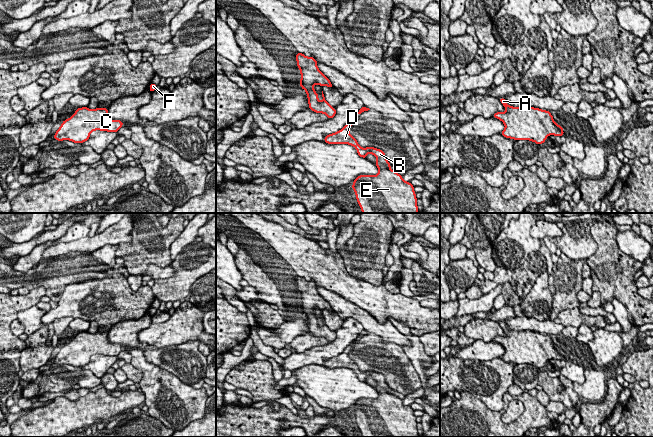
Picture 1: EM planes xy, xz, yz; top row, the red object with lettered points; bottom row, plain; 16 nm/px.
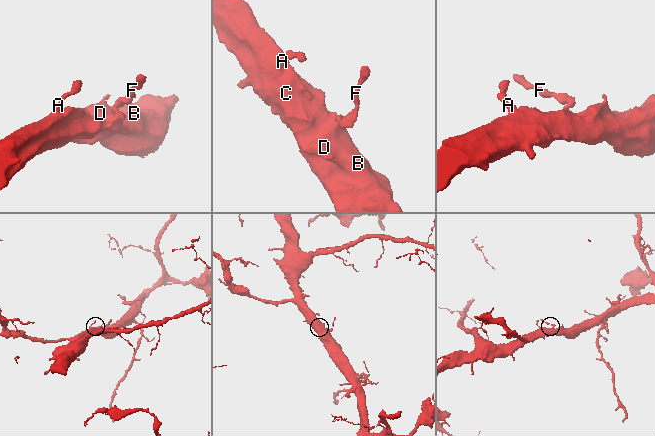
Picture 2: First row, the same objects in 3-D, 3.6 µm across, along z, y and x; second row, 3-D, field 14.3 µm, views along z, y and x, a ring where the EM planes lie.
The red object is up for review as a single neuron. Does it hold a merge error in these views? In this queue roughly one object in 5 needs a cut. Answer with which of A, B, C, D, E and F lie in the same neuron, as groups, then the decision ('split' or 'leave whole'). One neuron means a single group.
A B C D E F | leave whole

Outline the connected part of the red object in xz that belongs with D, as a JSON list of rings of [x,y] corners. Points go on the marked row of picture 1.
[[[350,120],[338,132],[325,136],[324,142],[328,144],[348,144],[354,146],[358,155],[362,158],[367,158],[368,153],[377,158],[377,162],[374,164],[377,166],[379,173],[377,175],[360,175],[354,180],[352,185],[362,213],[418,213],[414,186],[410,182],[404,181],[402,175],[389,168],[392,165],[388,162],[384,151],[374,147],[362,148],[357,140],[349,133],[352,125],[353,121]]]

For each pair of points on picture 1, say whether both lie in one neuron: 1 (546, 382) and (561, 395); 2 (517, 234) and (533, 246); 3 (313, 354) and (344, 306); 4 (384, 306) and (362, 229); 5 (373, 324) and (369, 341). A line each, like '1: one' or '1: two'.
1: one
2: one
3: two
4: two
5: two

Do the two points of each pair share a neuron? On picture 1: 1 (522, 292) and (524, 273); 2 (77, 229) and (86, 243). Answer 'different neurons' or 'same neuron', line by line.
1: same neuron
2: different neurons

